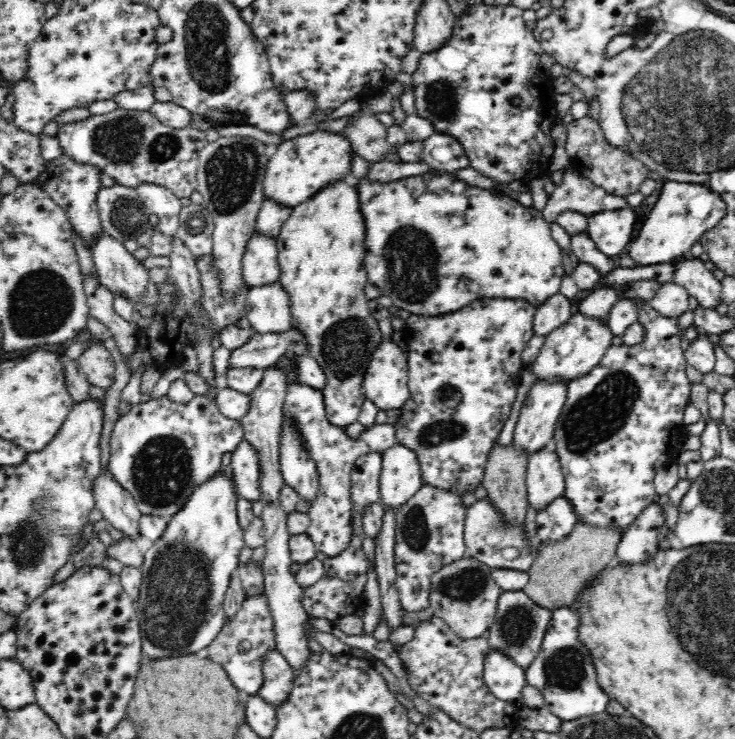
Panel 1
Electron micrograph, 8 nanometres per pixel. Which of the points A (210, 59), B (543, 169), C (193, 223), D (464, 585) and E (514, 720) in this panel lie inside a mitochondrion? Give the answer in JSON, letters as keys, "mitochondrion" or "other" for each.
{"A":"mitochondrion","B":"other","C":"mitochondrion","D":"mitochondrion","E":"other"}

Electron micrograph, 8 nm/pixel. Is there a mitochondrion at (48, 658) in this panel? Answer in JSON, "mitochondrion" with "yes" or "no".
{"mitochondrion":"no"}

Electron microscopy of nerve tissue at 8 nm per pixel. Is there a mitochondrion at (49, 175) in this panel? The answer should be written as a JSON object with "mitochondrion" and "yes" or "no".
{"mitochondrion":"no"}

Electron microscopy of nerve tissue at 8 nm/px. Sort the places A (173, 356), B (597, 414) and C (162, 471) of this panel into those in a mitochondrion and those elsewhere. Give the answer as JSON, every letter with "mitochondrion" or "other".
{"A":"other","B":"mitochondrion","C":"mitochondrion"}

